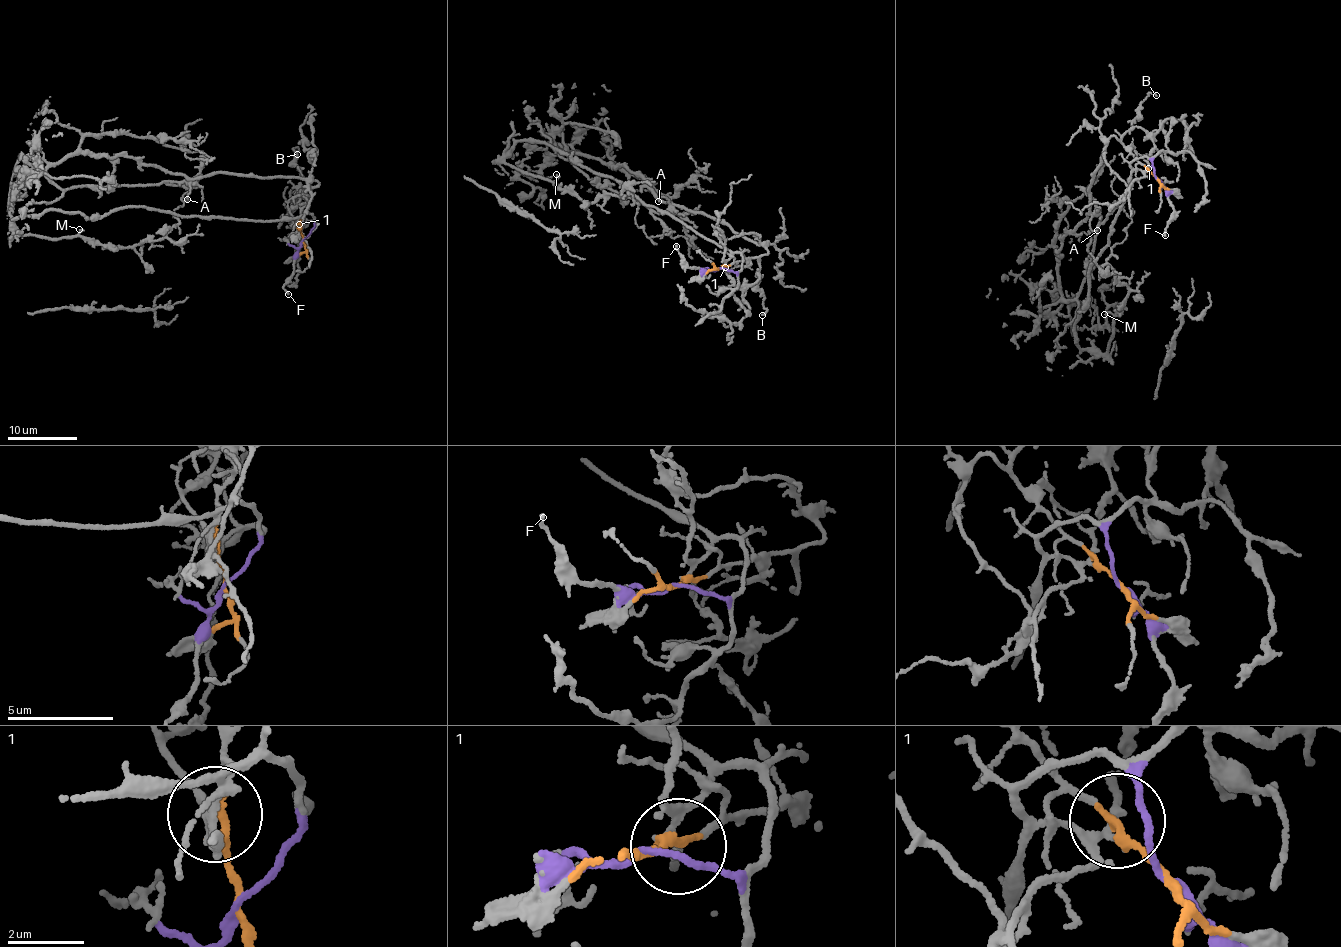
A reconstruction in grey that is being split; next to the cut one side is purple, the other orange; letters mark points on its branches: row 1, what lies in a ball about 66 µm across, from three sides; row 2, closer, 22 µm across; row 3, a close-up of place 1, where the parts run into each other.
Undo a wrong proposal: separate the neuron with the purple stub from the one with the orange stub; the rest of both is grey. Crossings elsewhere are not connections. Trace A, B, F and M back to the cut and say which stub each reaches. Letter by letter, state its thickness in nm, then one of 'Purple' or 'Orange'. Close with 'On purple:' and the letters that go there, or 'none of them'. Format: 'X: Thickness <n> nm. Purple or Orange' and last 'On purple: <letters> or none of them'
A: Thickness 130 nm. Orange
B: Thickness 130 nm. Orange
F: Thickness 130 nm. Purple
M: Thickness 160 nm. Purple
On purple: F, M

